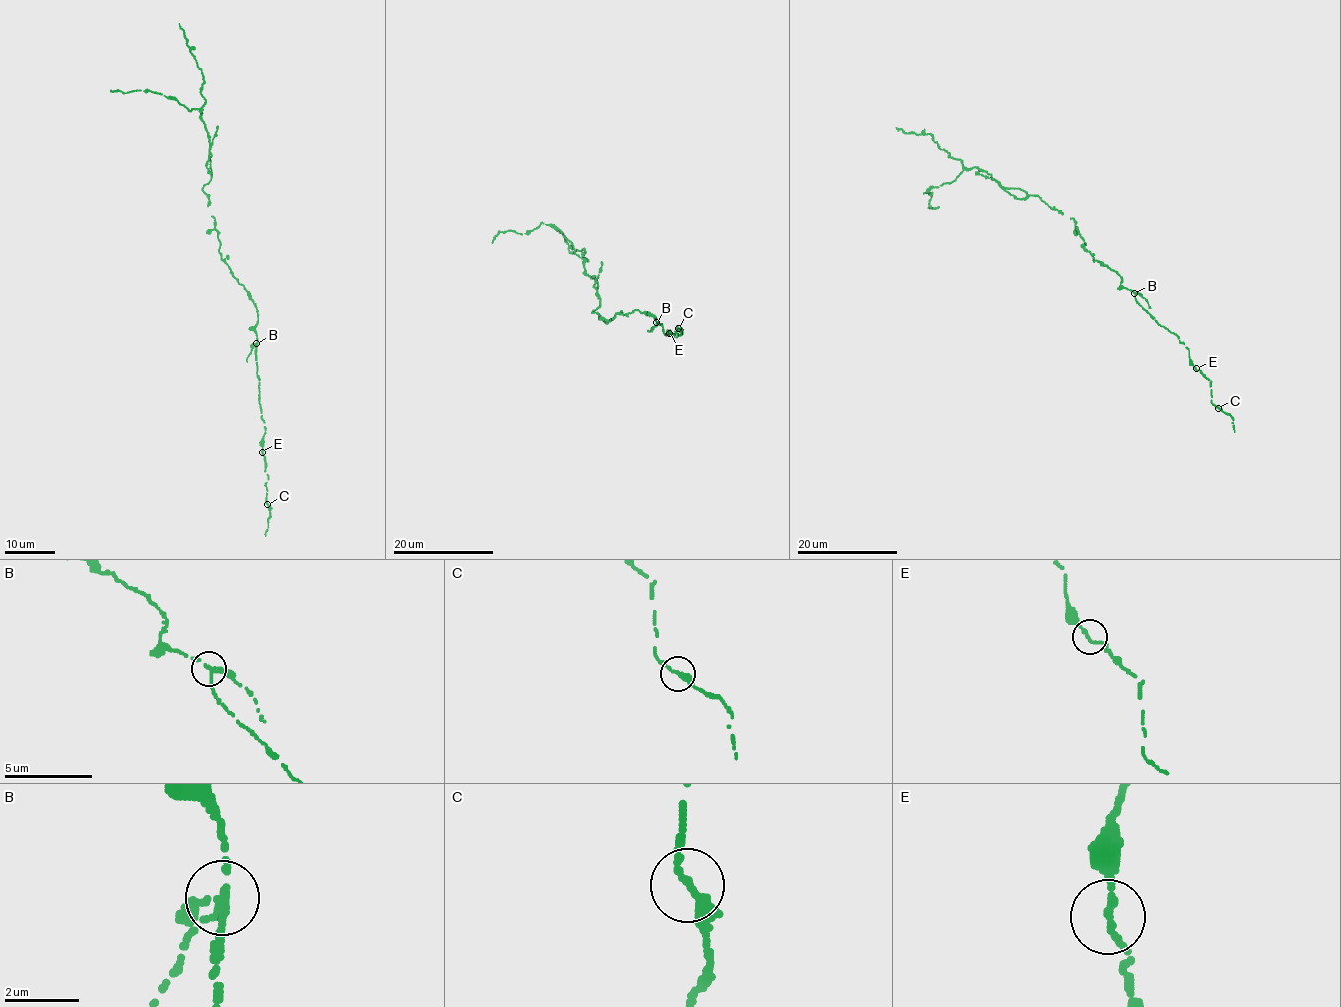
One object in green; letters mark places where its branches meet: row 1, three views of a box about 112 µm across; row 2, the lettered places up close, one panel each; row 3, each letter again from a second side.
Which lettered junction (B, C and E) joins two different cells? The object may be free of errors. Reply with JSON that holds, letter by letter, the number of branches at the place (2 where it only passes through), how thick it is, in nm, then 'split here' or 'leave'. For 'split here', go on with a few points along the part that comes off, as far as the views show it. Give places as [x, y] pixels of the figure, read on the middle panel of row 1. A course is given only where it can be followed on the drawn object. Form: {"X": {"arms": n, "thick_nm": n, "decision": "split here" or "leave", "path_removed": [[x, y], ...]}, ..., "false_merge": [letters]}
{"B": {"arms": 2, "thick_nm": 220, "decision": "leave"}, "C": {"arms": 2, "thick_nm": 240, "decision": "leave"}, "E": {"arms": 2, "thick_nm": 190, "decision": "leave"}, "false_merge": []}

